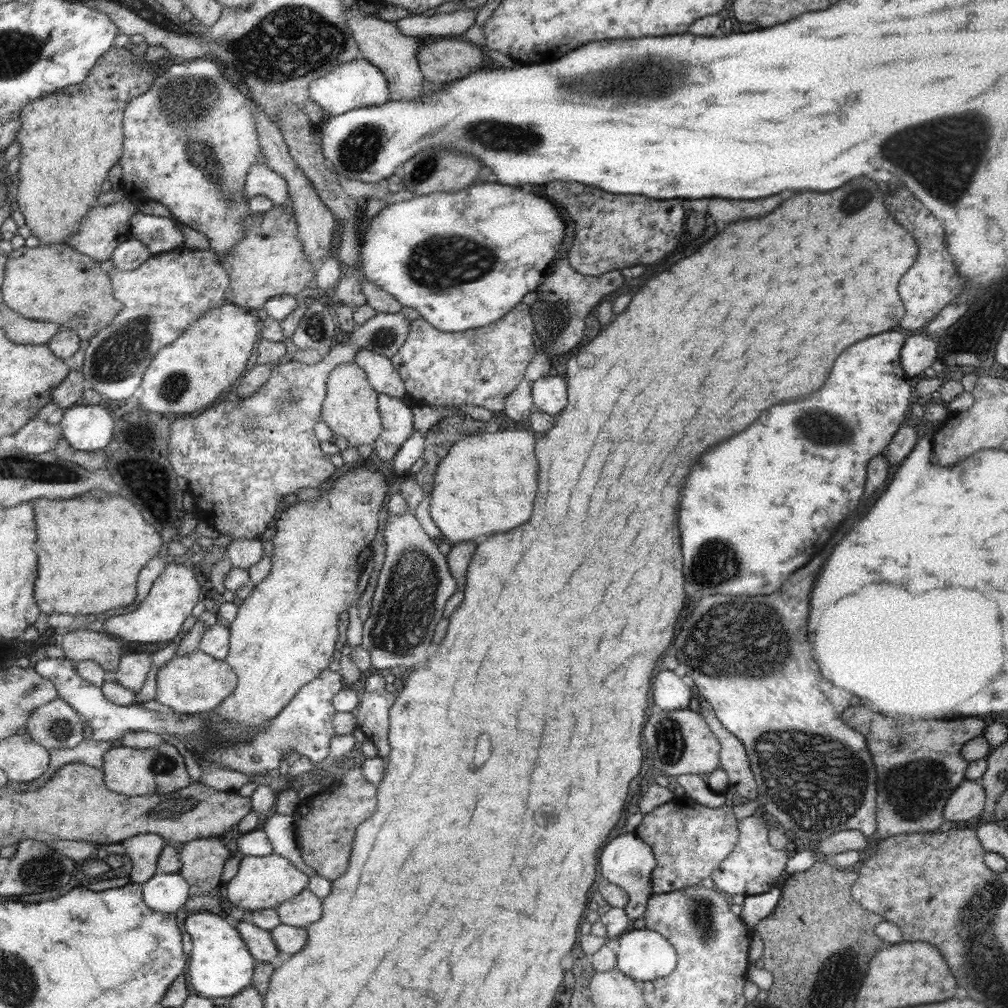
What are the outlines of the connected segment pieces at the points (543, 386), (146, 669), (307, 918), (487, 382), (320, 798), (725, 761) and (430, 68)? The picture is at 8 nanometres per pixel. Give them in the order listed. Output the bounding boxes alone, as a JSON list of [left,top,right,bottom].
[[532,375,566,417],[111,650,152,694],[276,888,323,928],[391,304,537,413],[294,762,378,882],[699,699,758,800],[416,38,484,86]]

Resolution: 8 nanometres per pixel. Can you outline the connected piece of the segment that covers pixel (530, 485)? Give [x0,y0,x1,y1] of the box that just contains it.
[429,429,538,545]

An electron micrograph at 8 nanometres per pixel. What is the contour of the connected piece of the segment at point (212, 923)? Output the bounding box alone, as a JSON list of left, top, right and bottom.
[184,912,255,997]

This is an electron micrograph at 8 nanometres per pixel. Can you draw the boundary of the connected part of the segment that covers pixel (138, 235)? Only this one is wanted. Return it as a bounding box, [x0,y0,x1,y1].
[132,213,184,255]

